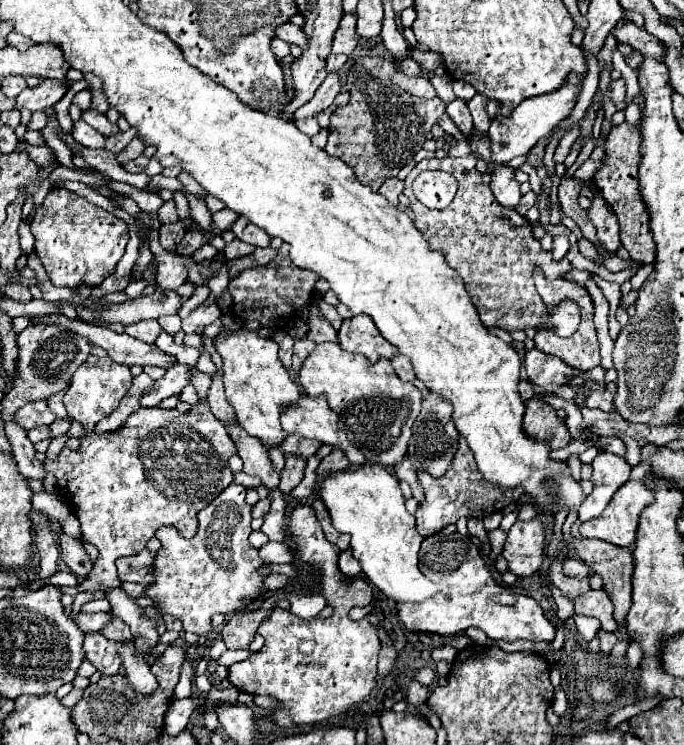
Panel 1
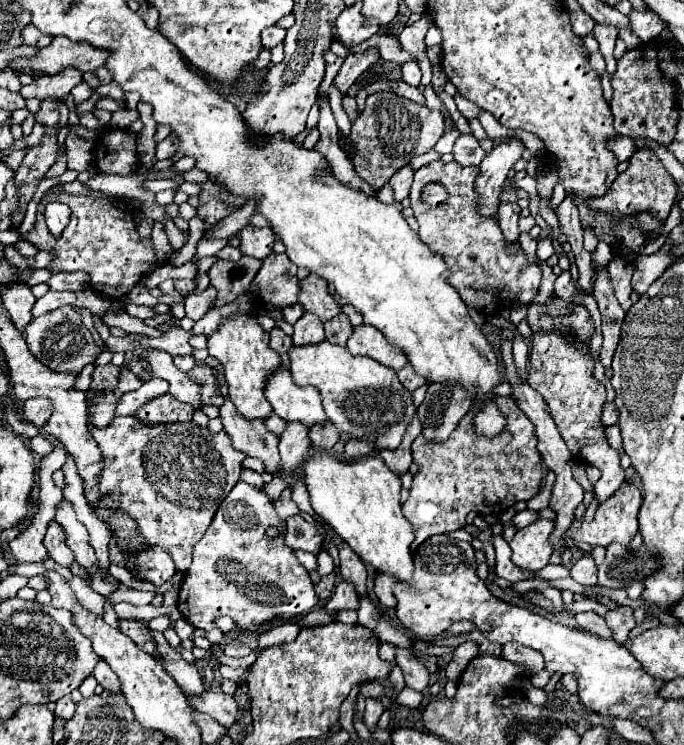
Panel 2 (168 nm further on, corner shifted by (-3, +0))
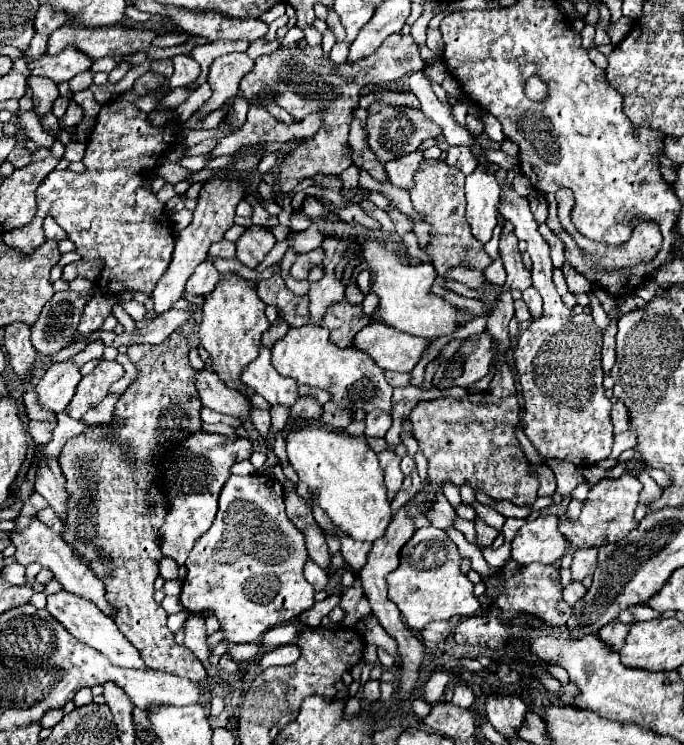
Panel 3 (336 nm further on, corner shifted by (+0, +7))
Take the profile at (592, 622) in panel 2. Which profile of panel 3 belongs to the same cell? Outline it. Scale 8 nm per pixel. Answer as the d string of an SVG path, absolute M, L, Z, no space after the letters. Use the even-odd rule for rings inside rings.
M572 582L570 586L564 588L564 600L566 600L570 606L574 606L580 598L584 598L584 594L586 594L586 588L582 586L582 582Z

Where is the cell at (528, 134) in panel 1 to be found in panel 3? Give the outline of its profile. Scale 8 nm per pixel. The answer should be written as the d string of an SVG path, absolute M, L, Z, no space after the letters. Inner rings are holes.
M476 168L466 176L466 220L472 226L472 234L486 244L492 238L496 226L498 206L502 202L502 188L496 176L484 168Z

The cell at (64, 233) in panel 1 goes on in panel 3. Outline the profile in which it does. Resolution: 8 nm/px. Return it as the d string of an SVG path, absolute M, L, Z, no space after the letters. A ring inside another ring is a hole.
M146 72L136 80L132 90L102 106L82 160L86 172L72 174L72 170L52 170L36 190L38 212L34 220L22 228L6 232L4 244L22 252L30 252L44 244L42 220L46 214L52 214L68 234L68 240L76 244L76 252L82 260L100 260L104 264L98 280L104 294L154 290L156 282L170 266L174 238L170 220L164 216L164 204L160 204L144 186L142 174L156 164L162 150L174 144L174 130L148 124L146 114L134 106L134 100L156 90L162 82L160 76Z

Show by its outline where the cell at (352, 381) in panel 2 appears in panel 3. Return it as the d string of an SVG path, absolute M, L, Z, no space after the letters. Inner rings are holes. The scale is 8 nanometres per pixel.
M306 324L290 328L288 334L272 348L272 364L278 374L294 378L298 384L322 388L332 394L332 402L348 410L382 410L392 414L392 386L384 378L384 370L358 348L340 348L328 338L328 328Z

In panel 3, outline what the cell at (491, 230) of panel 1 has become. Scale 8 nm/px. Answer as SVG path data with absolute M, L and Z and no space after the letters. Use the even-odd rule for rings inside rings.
M422 160L414 176L414 188L410 190L414 210L418 210L422 220L432 226L430 242L424 246L424 252L432 258L438 276L444 276L450 268L456 266L486 270L492 264L484 244L472 236L464 218L464 178L466 176L458 168L448 166L444 160Z

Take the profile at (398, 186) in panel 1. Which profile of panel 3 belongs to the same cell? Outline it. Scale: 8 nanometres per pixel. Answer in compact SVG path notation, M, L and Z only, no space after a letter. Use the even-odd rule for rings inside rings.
M416 150L412 154L406 154L402 158L396 158L396 160L390 160L386 166L386 172L388 172L388 178L394 186L398 188L404 188L404 190L410 190L412 188L412 176L414 176L414 170L418 168L422 160L422 152Z

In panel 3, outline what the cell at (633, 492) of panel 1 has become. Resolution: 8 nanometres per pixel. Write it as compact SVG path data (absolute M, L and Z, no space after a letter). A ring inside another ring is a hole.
M622 474L616 480L600 480L596 486L590 488L580 518L576 520L560 518L560 532L574 548L590 548L622 540L624 536L628 536L630 530L638 526L638 522L634 520L634 510L638 506L640 490L642 484L632 474Z

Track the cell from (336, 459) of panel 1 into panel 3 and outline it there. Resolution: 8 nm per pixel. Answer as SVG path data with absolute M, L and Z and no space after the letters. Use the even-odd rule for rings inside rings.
M370 412L366 414L364 422L366 422L364 438L382 438L392 426L392 416L386 412Z

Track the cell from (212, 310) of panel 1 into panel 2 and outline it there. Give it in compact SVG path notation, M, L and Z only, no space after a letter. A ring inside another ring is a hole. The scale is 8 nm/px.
M207 287L201 293L187 295L187 299L185 299L185 313L187 313L187 317L193 319L193 321L199 321L211 309L213 301L215 301L215 289L213 287Z

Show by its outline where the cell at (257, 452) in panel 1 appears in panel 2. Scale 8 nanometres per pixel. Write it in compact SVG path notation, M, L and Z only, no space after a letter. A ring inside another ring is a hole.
M225 397L225 403L221 405L219 411L225 433L229 433L233 439L233 447L249 457L261 459L267 471L275 473L279 467L277 435L267 431L263 419L253 419L253 421L243 419L243 415L235 411L235 405L231 403L229 397Z

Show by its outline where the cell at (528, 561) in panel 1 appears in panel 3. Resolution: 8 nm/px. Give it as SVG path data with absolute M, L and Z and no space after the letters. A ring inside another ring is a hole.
M538 516L526 522L512 540L512 558L522 564L556 564L566 550L556 516Z

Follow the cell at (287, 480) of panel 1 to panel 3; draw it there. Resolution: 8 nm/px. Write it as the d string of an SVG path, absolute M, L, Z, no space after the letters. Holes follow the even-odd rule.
M300 398L290 408L290 420L318 420L322 416L322 406L314 398Z

